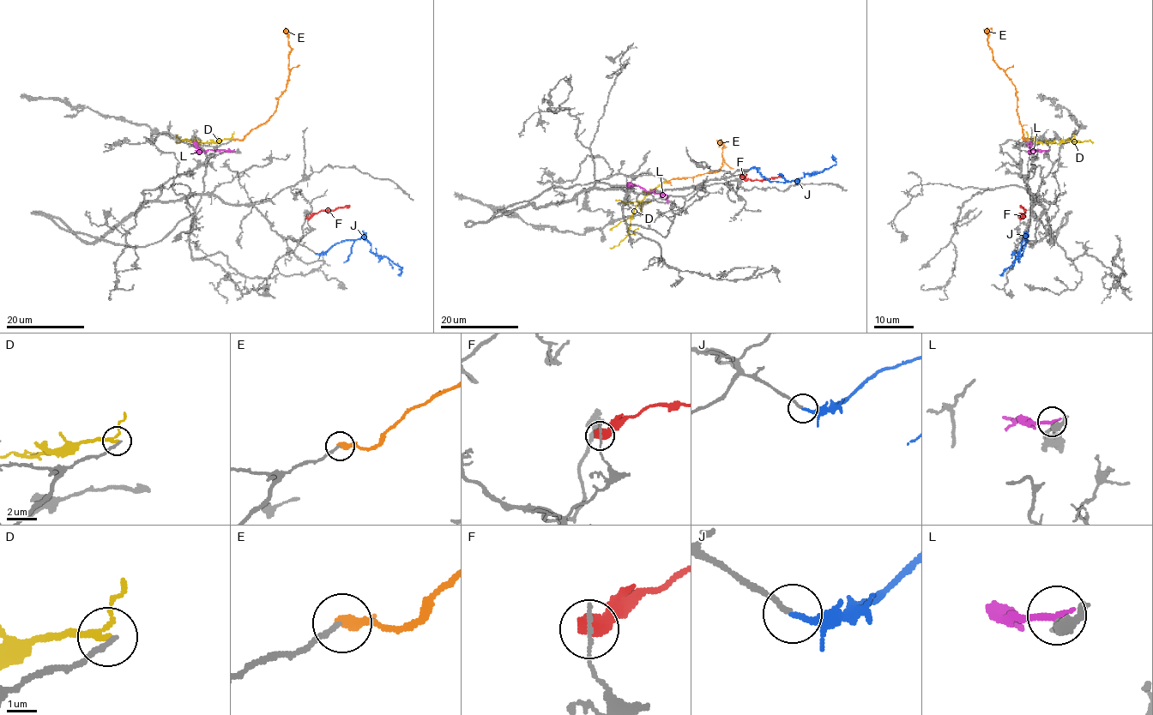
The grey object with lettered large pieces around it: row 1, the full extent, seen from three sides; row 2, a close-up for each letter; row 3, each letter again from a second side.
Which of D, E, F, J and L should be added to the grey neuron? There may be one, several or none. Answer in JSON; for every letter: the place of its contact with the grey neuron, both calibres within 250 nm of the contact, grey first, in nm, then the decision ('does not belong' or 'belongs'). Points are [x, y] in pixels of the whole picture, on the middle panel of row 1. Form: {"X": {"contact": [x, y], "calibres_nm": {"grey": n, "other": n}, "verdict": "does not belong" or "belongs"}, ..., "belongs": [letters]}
{"D": {"contact": [665, 181], "calibres_nm": {"grey": 180, "other": 160}, "verdict": "does not belong"}, "E": {"contact": [667, 181], "calibres_nm": {"grey": 160, "other": 280}, "verdict": "belongs"}, "F": {"contact": [741, 175], "calibres_nm": {"grey": 150, "other": 600}, "verdict": "does not belong"}, "J": {"contact": [749, 169], "calibres_nm": {"grey": 160, "other": 190}, "verdict": "belongs"}, "L": {"contact": [667, 201], "calibres_nm": {"grey": 240, "other": 280}, "verdict": "does not belong"}, "belongs": ["E", "J"]}

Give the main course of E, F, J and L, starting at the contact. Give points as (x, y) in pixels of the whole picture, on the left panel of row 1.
E: (232, 140), (242, 140), (262, 124), (274, 112), (278, 97), (286, 88), (291, 48), (285, 27)
F: (307, 219), (321, 211), (334, 211), (349, 205)
J: (315, 253), (326, 252), (335, 243), (365, 238), (374, 254), (388, 257), (401, 267), (399, 274)
L: (232, 150), (208, 149), (202, 152), (194, 141)

